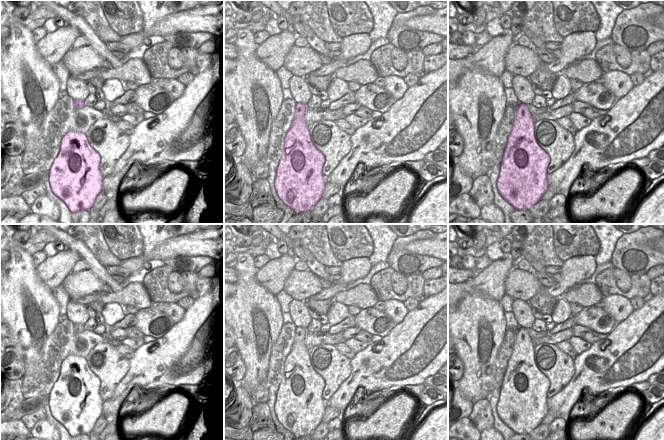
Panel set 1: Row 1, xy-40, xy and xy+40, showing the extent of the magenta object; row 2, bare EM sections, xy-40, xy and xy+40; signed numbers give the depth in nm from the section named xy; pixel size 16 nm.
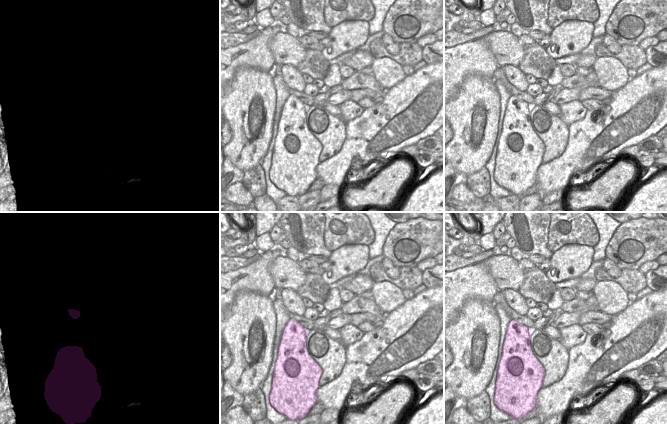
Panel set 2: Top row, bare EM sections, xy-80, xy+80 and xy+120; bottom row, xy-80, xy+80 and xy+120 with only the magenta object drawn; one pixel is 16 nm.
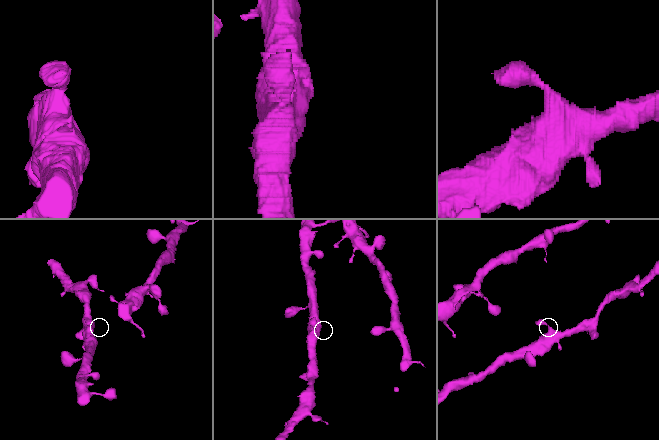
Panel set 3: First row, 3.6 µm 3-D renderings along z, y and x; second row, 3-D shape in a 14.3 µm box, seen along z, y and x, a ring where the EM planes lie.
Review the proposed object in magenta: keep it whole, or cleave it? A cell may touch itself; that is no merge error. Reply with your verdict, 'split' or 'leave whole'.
leave whole

